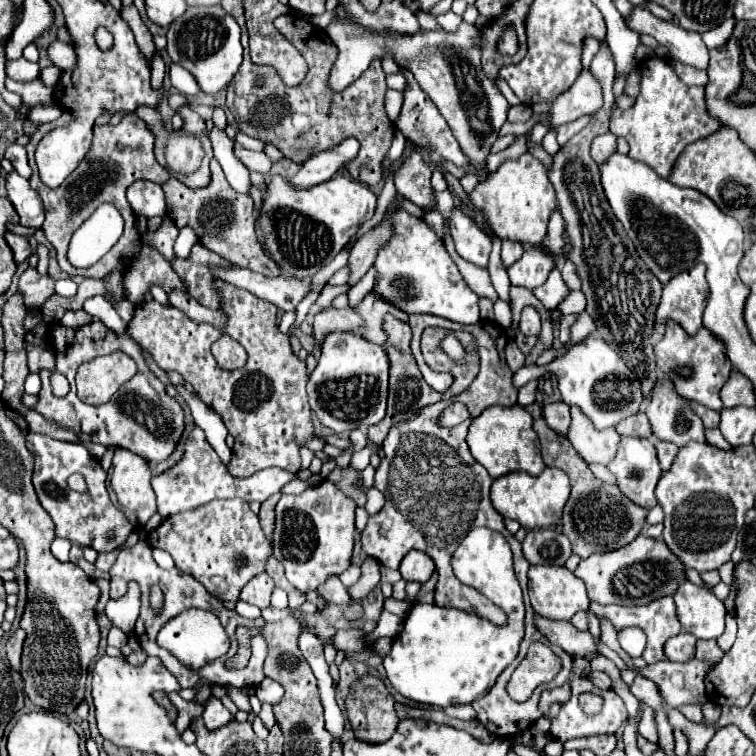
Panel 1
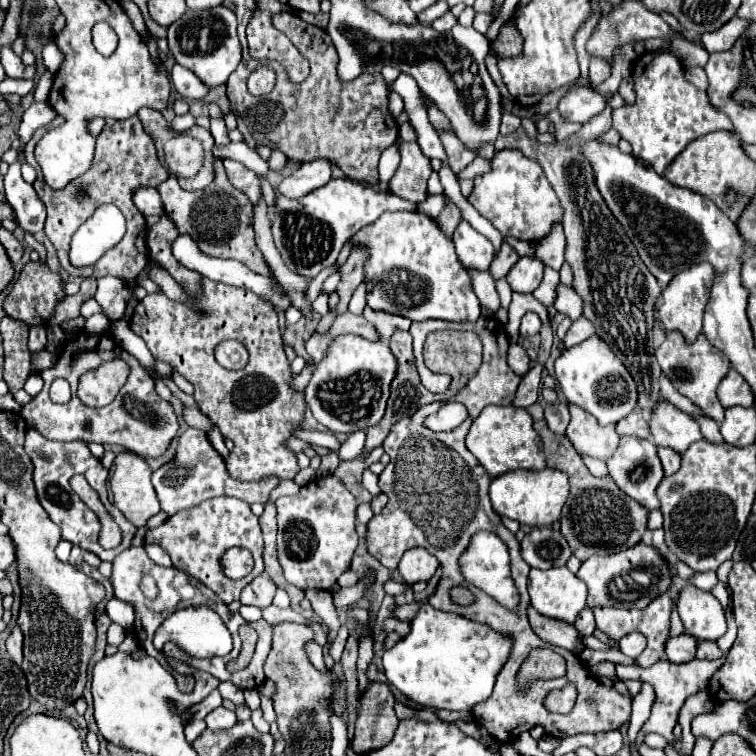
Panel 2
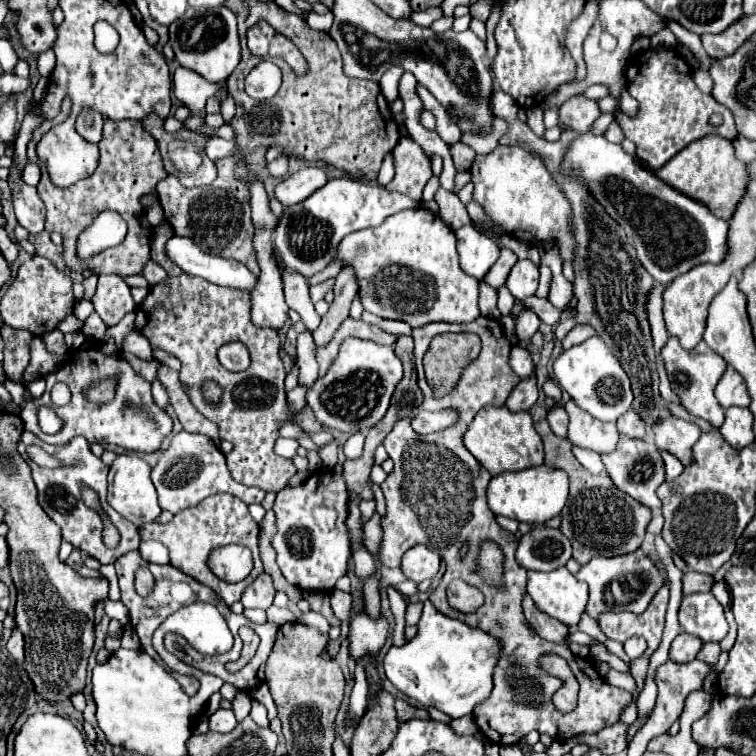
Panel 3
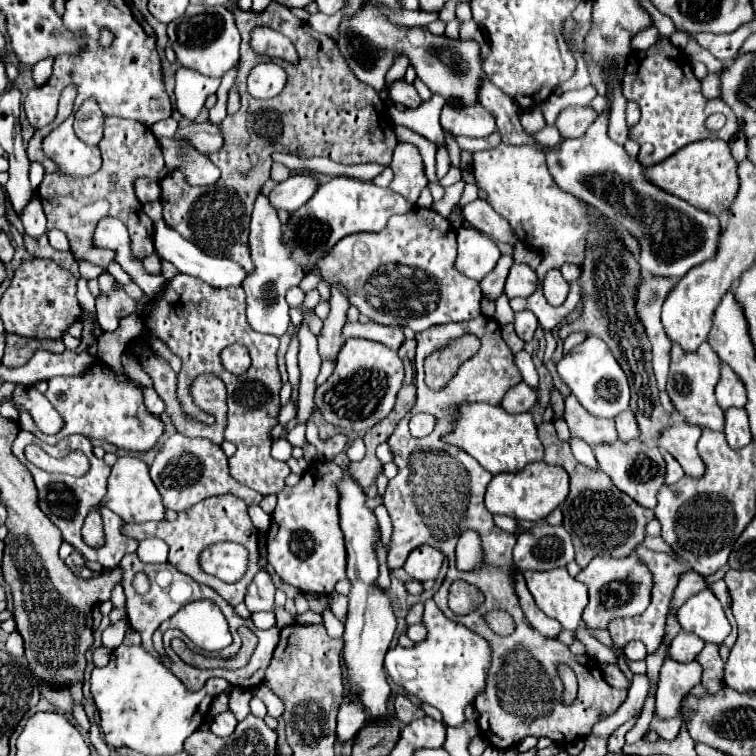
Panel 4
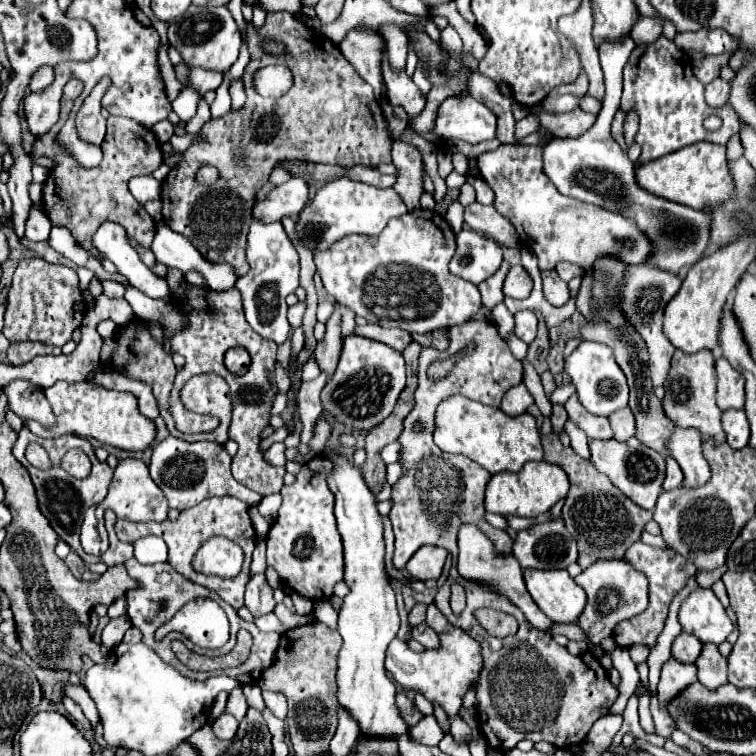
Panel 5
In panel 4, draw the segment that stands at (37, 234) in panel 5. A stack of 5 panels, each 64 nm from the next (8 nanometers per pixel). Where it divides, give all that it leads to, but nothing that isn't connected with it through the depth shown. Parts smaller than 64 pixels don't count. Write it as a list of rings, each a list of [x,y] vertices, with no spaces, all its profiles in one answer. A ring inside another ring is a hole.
[[[32,194],[30,202],[24,206],[24,212],[18,214],[22,224],[24,224],[24,230],[28,236],[32,238],[38,238],[42,234],[46,234],[46,216],[44,216],[44,208],[40,204],[40,198],[36,194]]]

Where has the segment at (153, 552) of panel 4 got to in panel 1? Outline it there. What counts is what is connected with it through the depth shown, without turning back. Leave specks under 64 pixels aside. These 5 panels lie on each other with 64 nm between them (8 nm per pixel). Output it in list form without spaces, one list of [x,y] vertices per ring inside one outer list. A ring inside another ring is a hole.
[[[154,548],[152,552],[154,552],[154,560],[156,560],[156,564],[158,564],[160,568],[164,568],[164,570],[170,570],[170,568],[174,566],[174,560],[172,560],[172,556],[170,556],[168,552],[164,552],[164,550],[158,550],[158,548]]]

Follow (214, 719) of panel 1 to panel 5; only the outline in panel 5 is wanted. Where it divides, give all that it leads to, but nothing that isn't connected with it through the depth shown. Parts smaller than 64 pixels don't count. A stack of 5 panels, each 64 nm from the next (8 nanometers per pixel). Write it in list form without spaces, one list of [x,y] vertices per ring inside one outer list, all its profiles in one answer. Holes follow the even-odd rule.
[[[222,714],[212,724],[212,730],[220,740],[230,740],[236,734],[236,728],[238,728],[238,722],[232,714]]]

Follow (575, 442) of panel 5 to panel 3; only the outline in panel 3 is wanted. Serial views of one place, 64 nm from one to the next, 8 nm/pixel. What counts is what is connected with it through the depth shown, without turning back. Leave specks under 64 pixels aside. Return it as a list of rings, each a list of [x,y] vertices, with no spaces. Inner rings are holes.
[[[574,446],[574,456],[576,456],[578,462],[580,462],[586,470],[590,470],[592,474],[600,474],[600,472],[604,472],[604,464],[602,464],[600,454],[596,454],[596,452],[588,452],[588,450],[584,450],[584,448],[576,448],[576,446]]]

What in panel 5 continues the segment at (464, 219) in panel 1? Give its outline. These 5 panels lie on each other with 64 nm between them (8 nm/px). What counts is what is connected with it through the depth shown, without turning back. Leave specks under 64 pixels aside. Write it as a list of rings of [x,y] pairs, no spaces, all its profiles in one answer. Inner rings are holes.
[[[462,230],[456,234],[456,242],[458,248],[450,262],[452,274],[480,284],[498,270],[502,262],[502,248],[494,240],[484,238],[474,230]]]

